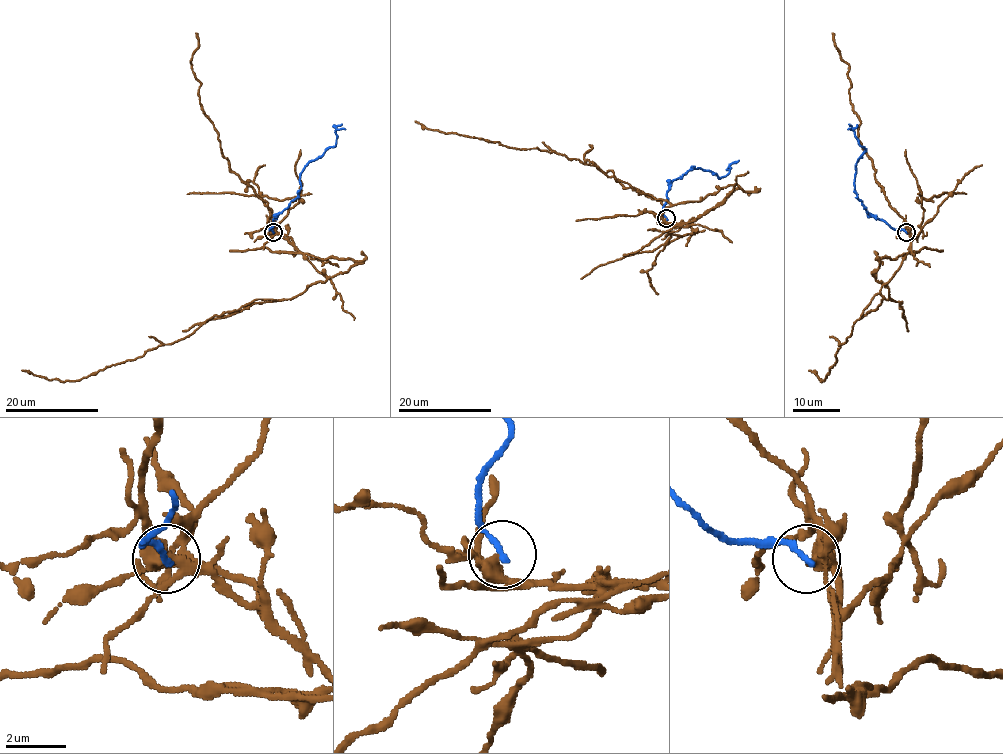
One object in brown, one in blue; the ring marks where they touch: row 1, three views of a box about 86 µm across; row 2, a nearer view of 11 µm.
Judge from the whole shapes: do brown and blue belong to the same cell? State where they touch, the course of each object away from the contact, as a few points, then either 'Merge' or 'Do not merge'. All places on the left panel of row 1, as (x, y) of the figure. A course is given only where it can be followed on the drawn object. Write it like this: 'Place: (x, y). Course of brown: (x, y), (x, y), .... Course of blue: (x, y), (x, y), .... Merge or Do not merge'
Place: (273, 232). Course of brown: (272, 232), (313, 257), (355, 264), (290, 299), (256, 299), (214, 315), (184, 338), (78, 380), (22, 370). Course of blue: (272, 232), (269, 230), (272, 220), (300, 188), (299, 174), (337, 142), (335, 130), (345, 129). Do not merge

